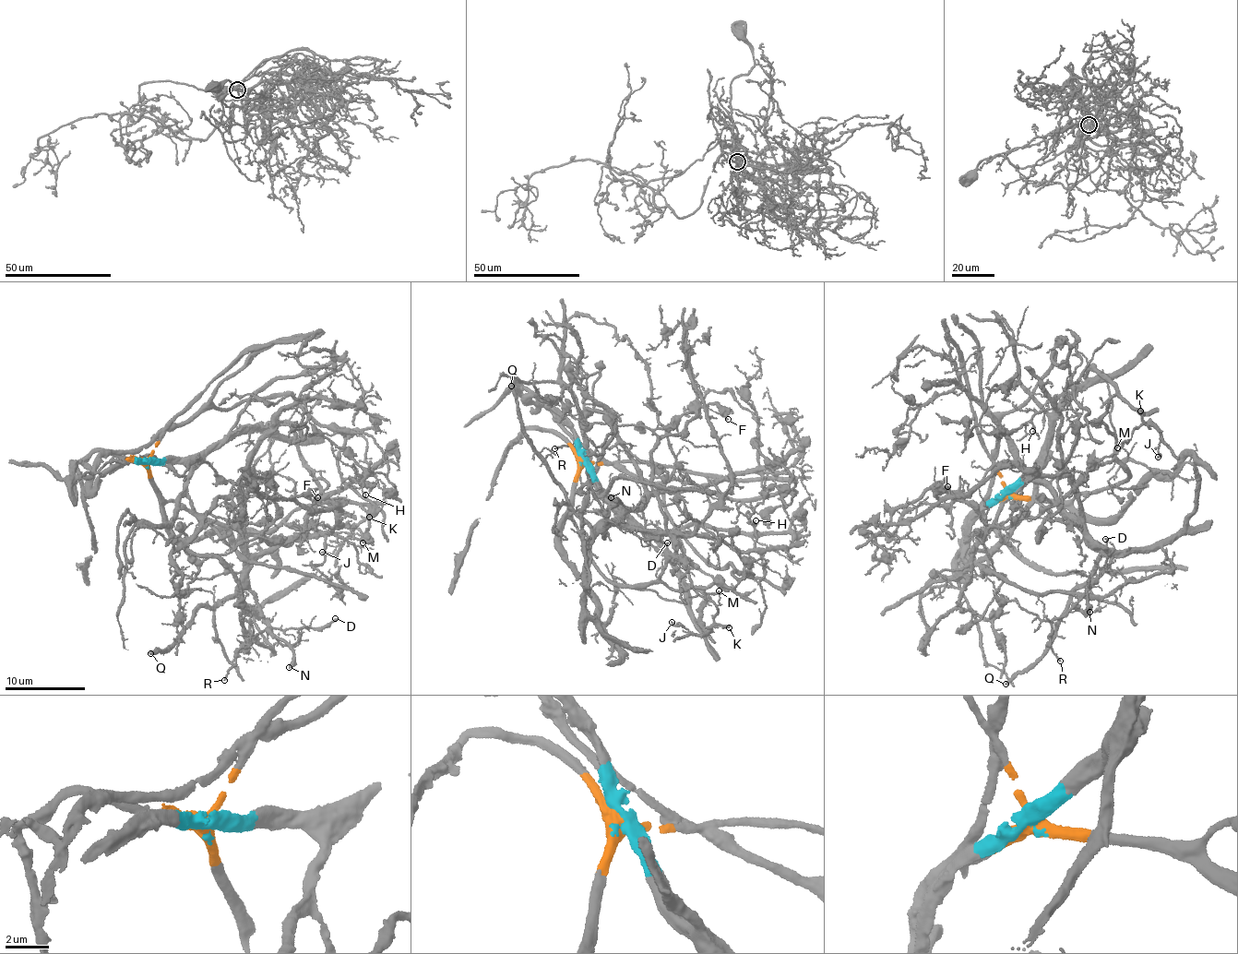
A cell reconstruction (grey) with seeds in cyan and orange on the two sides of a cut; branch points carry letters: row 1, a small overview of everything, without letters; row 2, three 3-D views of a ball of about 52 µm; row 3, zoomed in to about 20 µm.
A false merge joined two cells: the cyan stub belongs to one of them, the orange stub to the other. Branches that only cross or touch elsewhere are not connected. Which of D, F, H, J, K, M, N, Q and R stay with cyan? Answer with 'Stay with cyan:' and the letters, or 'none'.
Stay with cyan: none

